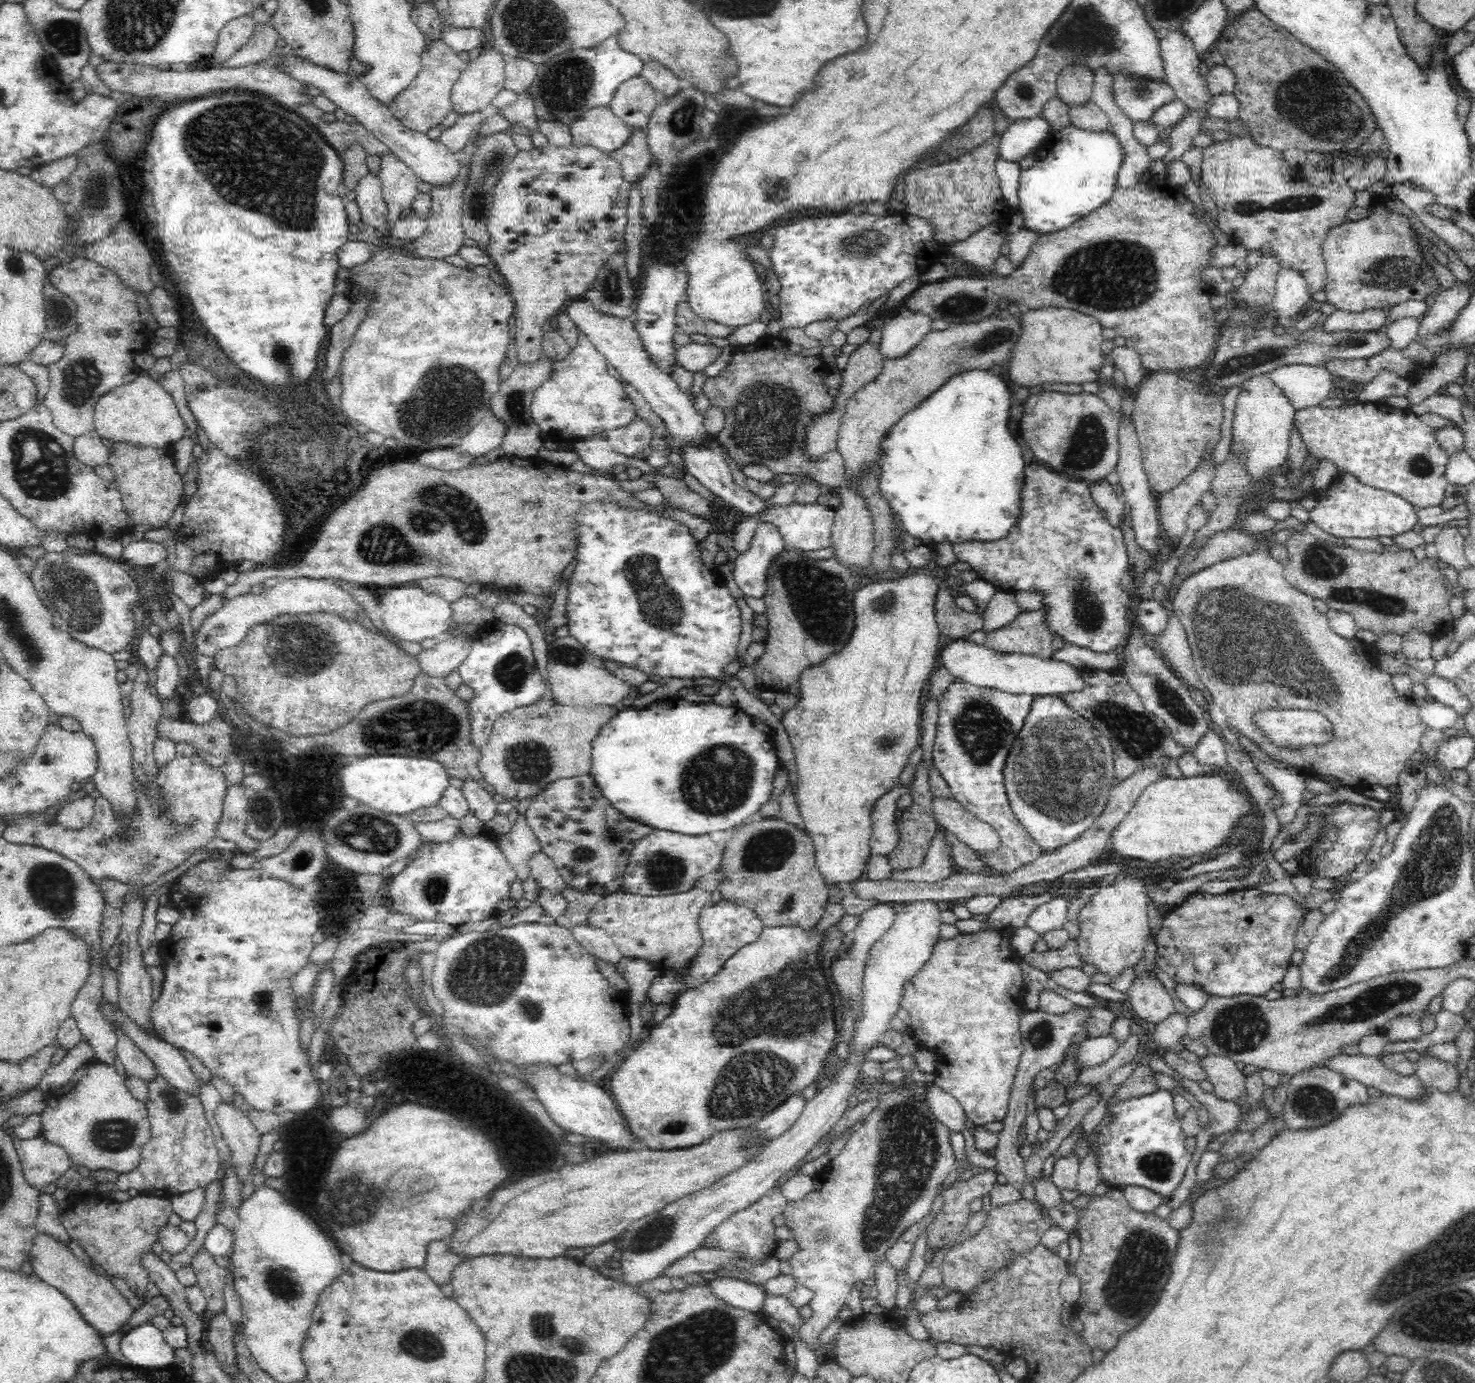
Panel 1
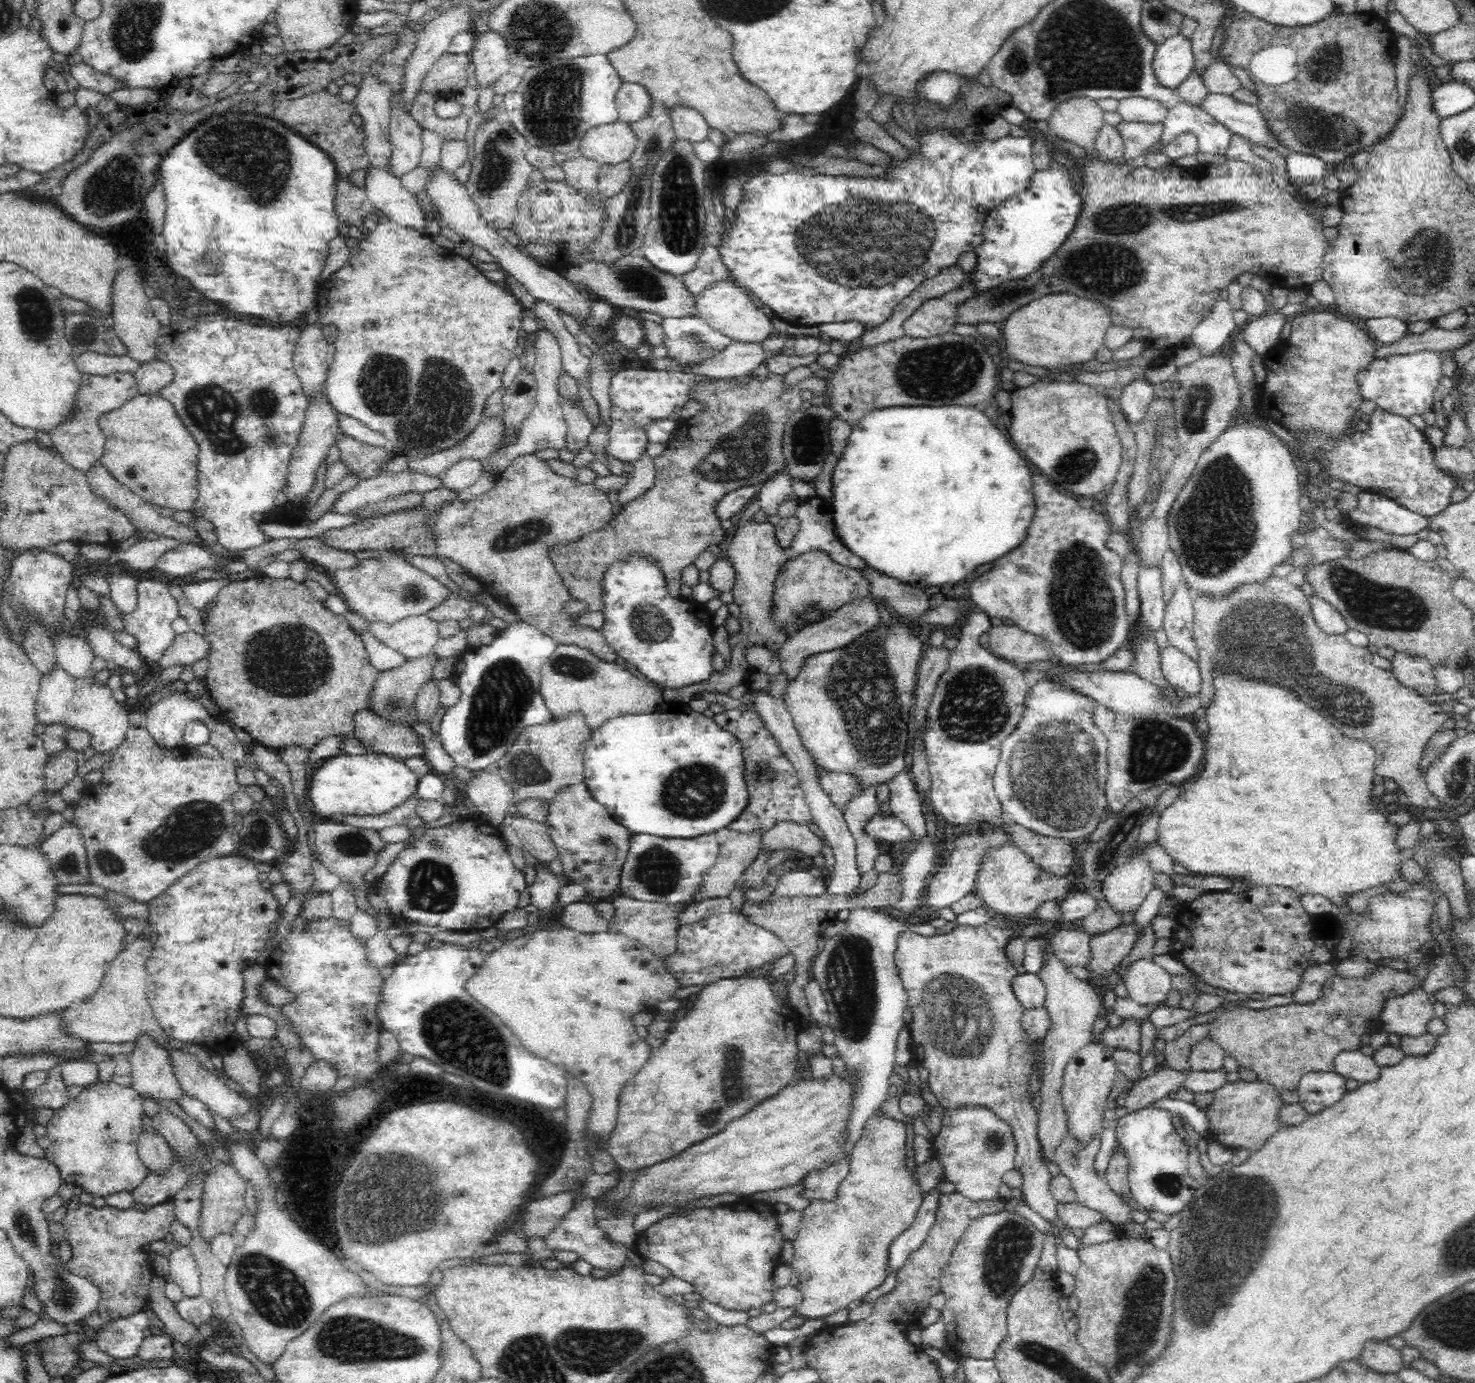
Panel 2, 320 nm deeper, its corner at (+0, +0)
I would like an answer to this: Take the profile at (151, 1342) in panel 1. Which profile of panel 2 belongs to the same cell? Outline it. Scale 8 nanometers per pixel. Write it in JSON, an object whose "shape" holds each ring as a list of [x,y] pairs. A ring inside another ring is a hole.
{"shape":[[[143,1310],[100,1328],[96,1344],[111,1358],[132,1358],[138,1355],[144,1340],[144,1330],[150,1326],[150,1319],[146,1310]]]}

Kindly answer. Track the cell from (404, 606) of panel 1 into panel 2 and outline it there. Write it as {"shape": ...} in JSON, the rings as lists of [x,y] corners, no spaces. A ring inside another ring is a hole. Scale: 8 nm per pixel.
{"shape":[[[417,614],[393,623],[372,621],[369,629],[379,641],[413,659],[428,654],[440,640],[438,623],[427,614]]]}

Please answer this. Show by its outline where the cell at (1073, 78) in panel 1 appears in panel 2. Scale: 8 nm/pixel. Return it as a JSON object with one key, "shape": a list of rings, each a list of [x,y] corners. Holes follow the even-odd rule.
{"shape":[[[1069,98],[1062,101],[1052,112],[1048,120],[1049,130],[1092,153],[1095,150],[1095,136],[1105,122],[1104,113],[1093,98]]]}

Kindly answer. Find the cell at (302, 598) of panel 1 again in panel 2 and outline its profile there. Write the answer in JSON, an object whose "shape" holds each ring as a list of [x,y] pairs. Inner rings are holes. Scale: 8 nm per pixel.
{"shape":[[[189,628],[182,634],[176,634],[164,656],[156,663],[160,665],[161,670],[178,665],[193,665],[198,660],[206,658],[211,652],[210,639]]]}

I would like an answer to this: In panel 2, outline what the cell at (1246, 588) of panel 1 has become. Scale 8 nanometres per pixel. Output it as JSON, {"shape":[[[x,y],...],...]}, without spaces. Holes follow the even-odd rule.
{"shape":[[[1268,575],[1262,582],[1245,582],[1237,584],[1231,591],[1222,593],[1219,595],[1213,595],[1210,593],[1195,593],[1193,597],[1193,639],[1197,646],[1198,660],[1200,674],[1202,675],[1202,686],[1200,692],[1196,696],[1186,697],[1181,702],[1176,704],[1176,708],[1172,710],[1172,714],[1180,719],[1190,718],[1193,713],[1206,710],[1215,702],[1216,689],[1214,686],[1216,674],[1233,674],[1234,676],[1243,678],[1244,680],[1251,680],[1252,682],[1265,682],[1274,686],[1280,686],[1280,688],[1286,688],[1288,692],[1296,694],[1298,700],[1302,700],[1304,704],[1308,704],[1308,707],[1312,708],[1317,714],[1320,714],[1324,721],[1327,721],[1330,726],[1334,726],[1334,729],[1340,731],[1340,733],[1348,738],[1358,738],[1365,741],[1375,751],[1374,775],[1383,777],[1384,779],[1392,779],[1398,788],[1402,790],[1402,796],[1411,805],[1419,806],[1421,808],[1438,809],[1443,808],[1442,804],[1432,796],[1432,793],[1426,787],[1425,772],[1420,774],[1420,771],[1424,768],[1421,765],[1421,756],[1426,748],[1426,744],[1430,741],[1434,735],[1444,730],[1444,722],[1448,719],[1448,716],[1442,711],[1440,706],[1436,704],[1428,703],[1424,699],[1424,696],[1418,694],[1416,690],[1404,686],[1404,684],[1398,681],[1398,677],[1392,671],[1385,670],[1375,666],[1372,663],[1372,652],[1367,647],[1357,647],[1350,644],[1344,636],[1341,635],[1327,635],[1314,620],[1310,598],[1304,595],[1304,592],[1298,587],[1289,583],[1287,577],[1278,577],[1276,575]]]}

